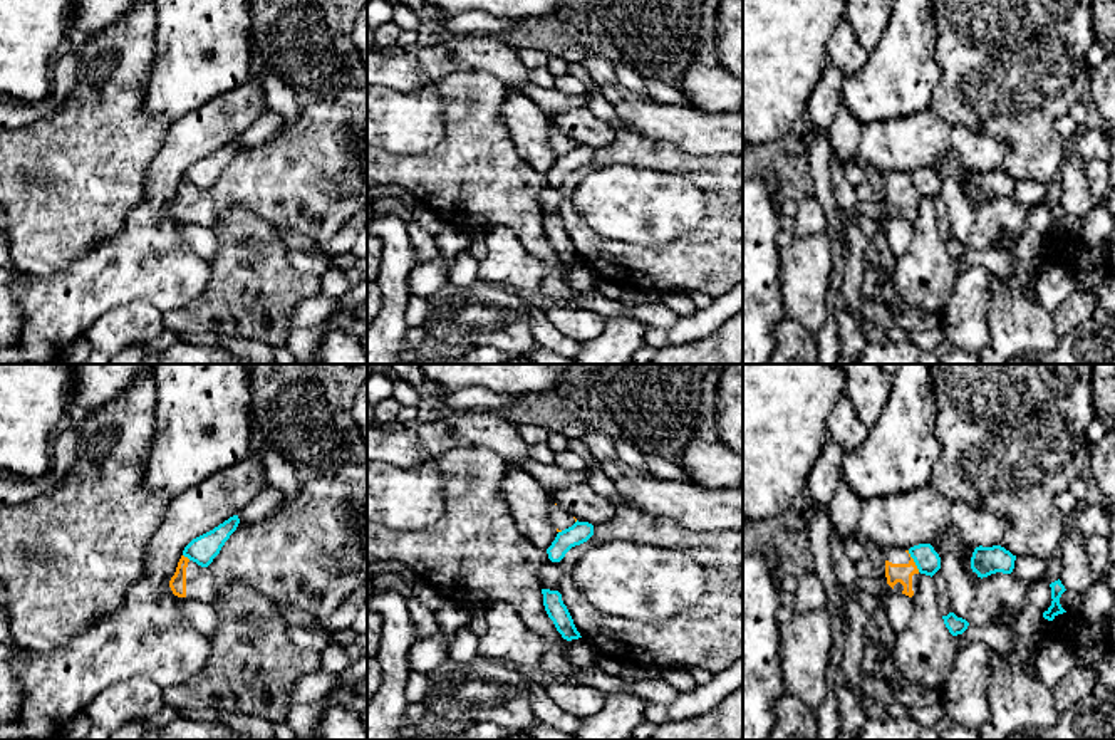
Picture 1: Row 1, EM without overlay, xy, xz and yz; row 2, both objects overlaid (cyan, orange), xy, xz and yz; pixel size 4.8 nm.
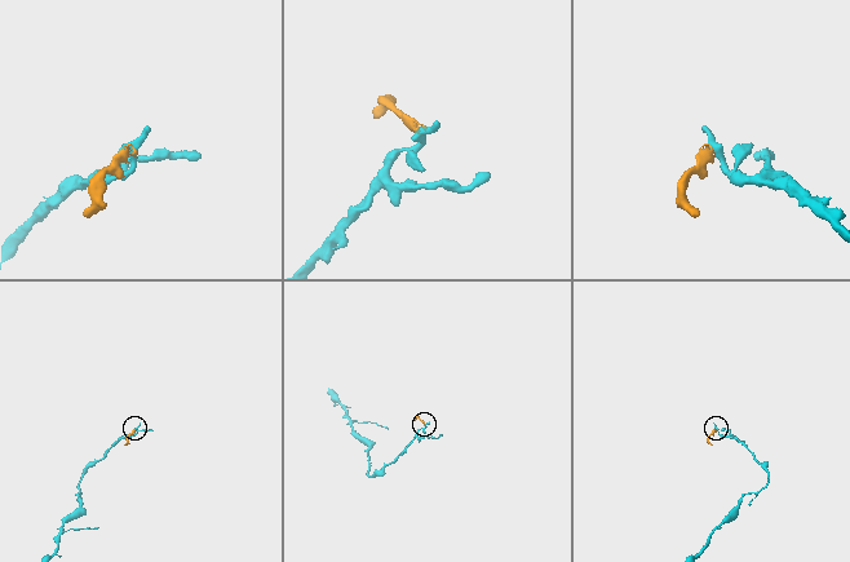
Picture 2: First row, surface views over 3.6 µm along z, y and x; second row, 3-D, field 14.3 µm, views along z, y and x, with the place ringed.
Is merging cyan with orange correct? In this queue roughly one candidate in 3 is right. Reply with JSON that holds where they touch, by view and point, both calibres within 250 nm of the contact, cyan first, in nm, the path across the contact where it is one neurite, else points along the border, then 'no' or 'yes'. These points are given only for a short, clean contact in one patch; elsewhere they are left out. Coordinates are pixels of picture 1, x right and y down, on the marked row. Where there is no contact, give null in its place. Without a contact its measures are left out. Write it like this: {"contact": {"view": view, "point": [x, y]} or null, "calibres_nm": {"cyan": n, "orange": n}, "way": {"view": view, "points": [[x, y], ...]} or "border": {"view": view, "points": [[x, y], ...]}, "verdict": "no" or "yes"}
{"contact": {"view": "yz", "point": [914, 561]}, "calibres_nm": {"cyan": 120, "orange": 100}, "border": {"view": "yz", "points": [[907, 551], [919, 571]]}, "verdict": "no"}

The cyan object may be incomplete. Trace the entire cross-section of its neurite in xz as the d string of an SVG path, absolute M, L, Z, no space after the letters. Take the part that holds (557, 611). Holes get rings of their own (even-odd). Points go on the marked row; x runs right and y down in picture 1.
M542 589L543 606L548 618L553 621L557 631L563 639L572 641L582 638L577 631L573 619L562 601L562 594L558 591Z

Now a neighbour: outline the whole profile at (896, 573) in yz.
M892 547L887 550L885 577L892 589L914 599L919 591L919 569L909 550Z

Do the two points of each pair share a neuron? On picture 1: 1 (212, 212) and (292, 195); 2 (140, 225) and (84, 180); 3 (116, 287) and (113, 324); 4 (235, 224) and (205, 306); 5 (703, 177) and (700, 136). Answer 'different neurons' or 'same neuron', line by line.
1: same neuron
2: different neurons
3: different neurons
4: same neuron
5: different neurons

